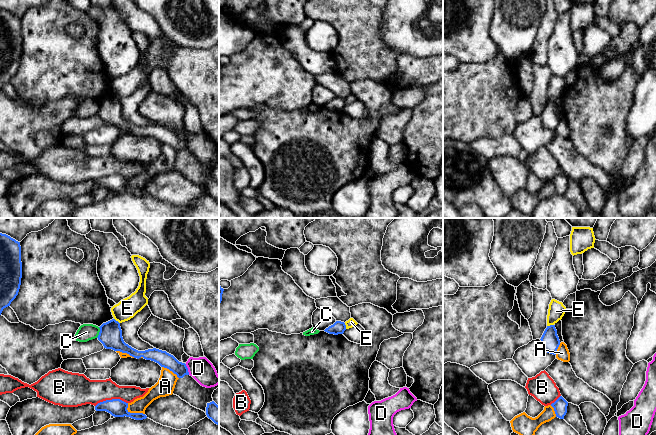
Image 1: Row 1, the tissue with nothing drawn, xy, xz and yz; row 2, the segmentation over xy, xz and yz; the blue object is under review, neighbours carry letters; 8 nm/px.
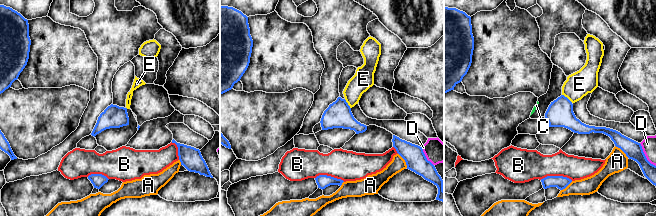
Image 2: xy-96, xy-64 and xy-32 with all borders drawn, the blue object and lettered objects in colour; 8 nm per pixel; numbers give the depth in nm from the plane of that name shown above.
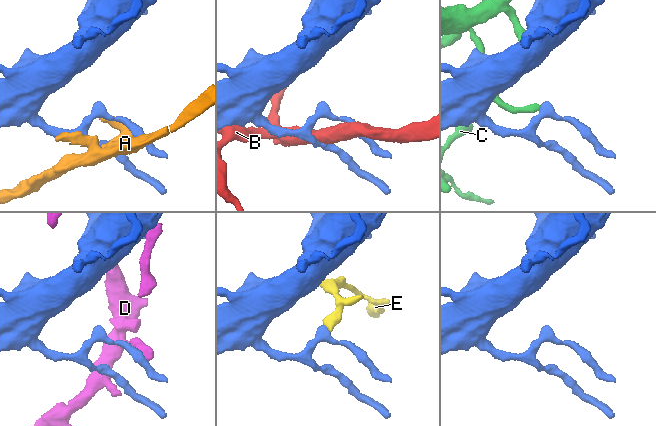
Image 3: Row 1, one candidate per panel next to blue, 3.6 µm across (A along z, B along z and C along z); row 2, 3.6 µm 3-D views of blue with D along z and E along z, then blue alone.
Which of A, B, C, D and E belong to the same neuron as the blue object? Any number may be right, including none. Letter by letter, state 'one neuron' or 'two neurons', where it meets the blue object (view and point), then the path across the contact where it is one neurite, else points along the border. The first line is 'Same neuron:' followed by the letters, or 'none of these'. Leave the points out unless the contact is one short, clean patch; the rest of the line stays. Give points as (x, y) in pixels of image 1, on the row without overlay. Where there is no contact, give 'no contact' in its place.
Same neuron: none of these
A: two neurons | xy (133, 189)
B: two neurons | xy (112, 175)
C: two neurons | xy (99, 108)
D: two neurons | xy (187, 145)
E: two neurons | yz (550, 101) | along yz (553, 100), (547, 102)

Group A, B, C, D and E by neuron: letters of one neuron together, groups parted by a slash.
A / B / C / D / E

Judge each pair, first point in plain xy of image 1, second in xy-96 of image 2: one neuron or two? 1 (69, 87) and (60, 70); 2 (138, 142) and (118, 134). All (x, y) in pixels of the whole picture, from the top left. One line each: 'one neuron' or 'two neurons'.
1: one neuron
2: two neurons

